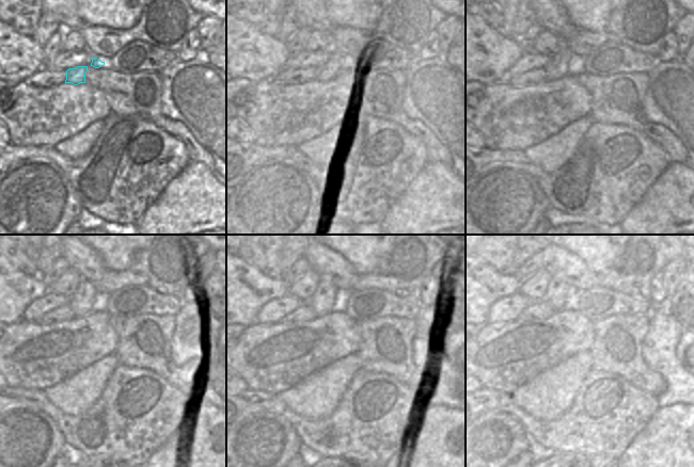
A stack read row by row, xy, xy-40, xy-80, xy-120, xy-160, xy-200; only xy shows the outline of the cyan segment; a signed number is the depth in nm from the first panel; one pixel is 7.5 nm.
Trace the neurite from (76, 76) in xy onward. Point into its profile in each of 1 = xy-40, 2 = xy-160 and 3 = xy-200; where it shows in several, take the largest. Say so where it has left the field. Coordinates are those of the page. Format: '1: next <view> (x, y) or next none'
1: next xy-40 (334, 64)
2: next xy-160 (327, 298)
3: next xy-200 (560, 295)

